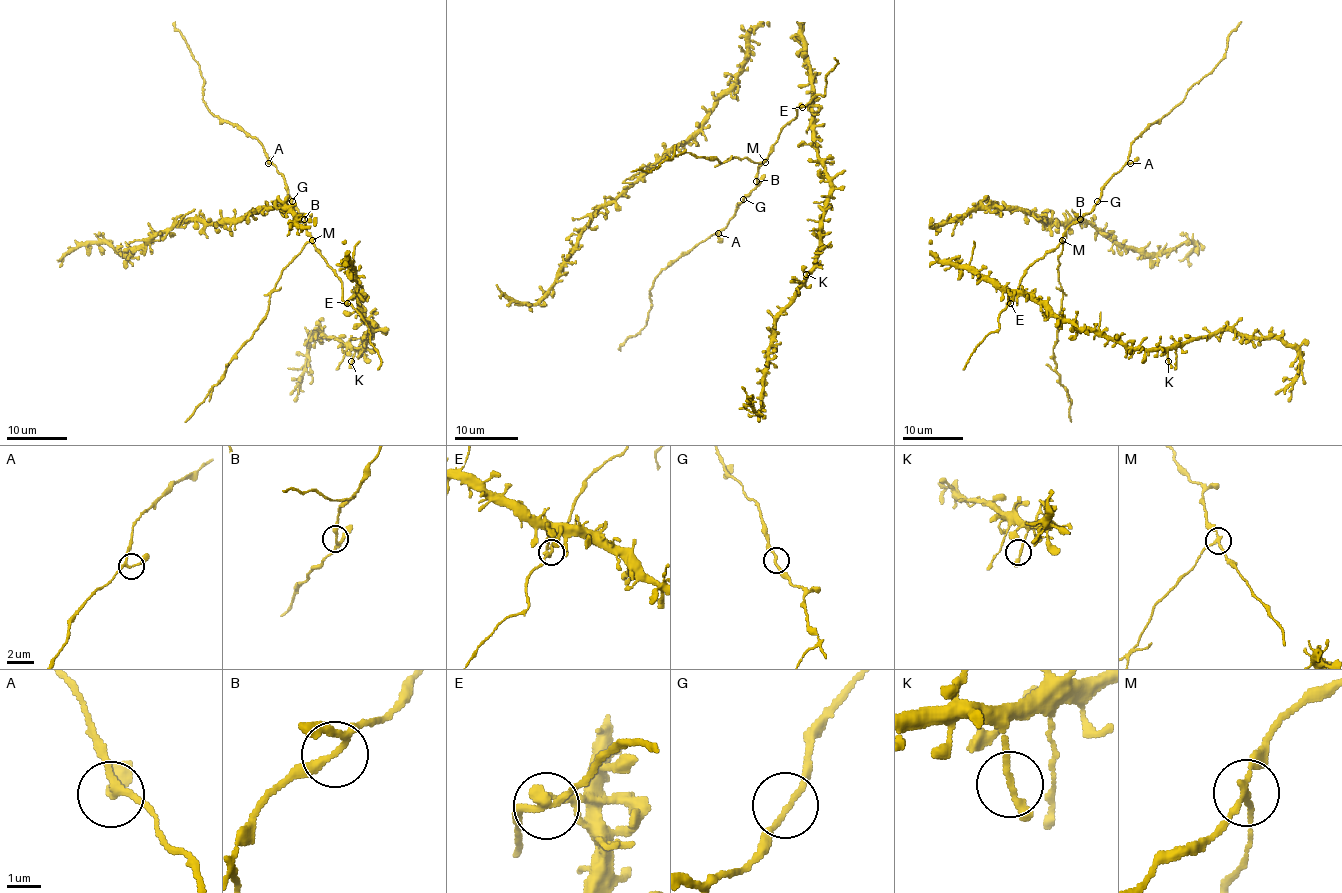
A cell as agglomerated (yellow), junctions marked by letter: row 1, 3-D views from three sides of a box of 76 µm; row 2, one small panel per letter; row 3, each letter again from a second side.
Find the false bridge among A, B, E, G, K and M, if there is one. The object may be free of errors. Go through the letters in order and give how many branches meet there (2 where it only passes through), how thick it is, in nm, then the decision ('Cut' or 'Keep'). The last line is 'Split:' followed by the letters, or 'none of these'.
A: Branches: 3. Thickness 180 nm. Keep
B: Branches: 3. Thickness 200 nm. Keep
E: Branches: 3. Thickness 260 nm. Keep
G: Branches: 2. Thickness 170 nm. Keep
K: Branches: 2. Thickness 190 nm. Keep
M: Branches: 3. Thickness 160 nm. Cut
Split: M

